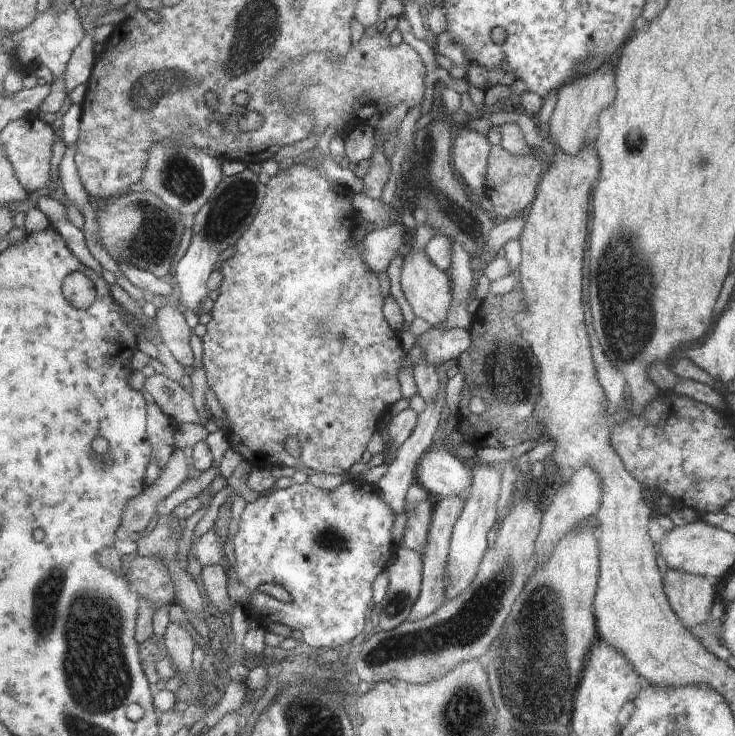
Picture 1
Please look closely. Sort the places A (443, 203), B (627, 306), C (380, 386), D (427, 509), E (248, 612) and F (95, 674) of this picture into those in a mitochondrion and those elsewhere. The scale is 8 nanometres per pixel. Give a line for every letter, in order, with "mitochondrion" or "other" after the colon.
A: mitochondrion
B: mitochondrion
C: other
D: other
E: other
F: mitochondrion

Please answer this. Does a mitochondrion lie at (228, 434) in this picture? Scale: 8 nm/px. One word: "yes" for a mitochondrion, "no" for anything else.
no

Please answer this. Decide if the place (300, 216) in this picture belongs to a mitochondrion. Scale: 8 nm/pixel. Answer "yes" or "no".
no

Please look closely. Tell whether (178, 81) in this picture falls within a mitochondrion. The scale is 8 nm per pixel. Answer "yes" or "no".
yes

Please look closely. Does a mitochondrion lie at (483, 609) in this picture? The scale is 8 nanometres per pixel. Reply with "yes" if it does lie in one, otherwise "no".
yes

